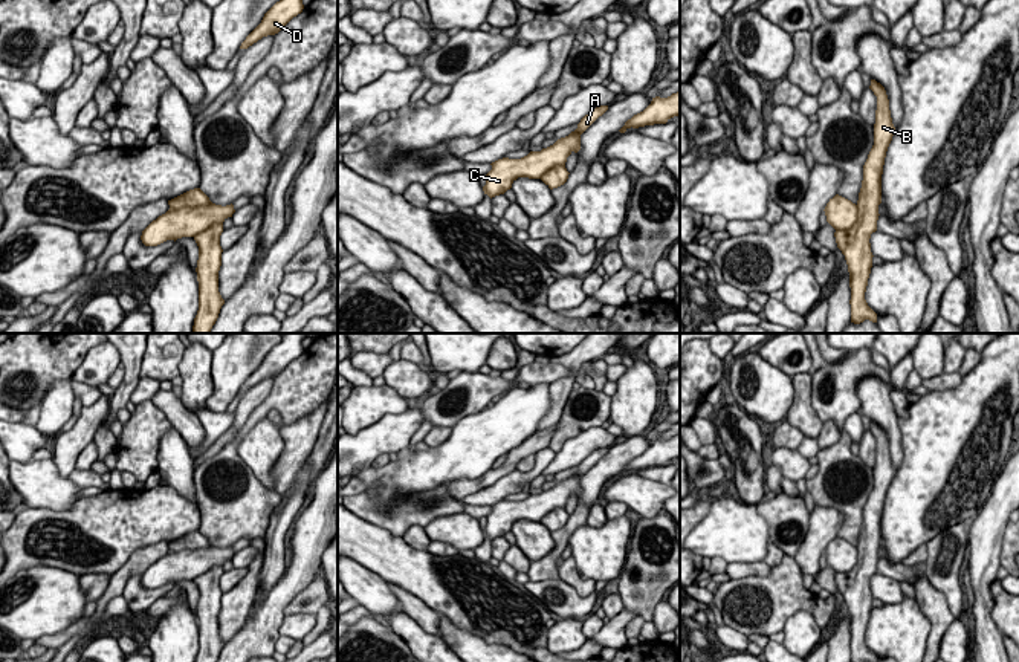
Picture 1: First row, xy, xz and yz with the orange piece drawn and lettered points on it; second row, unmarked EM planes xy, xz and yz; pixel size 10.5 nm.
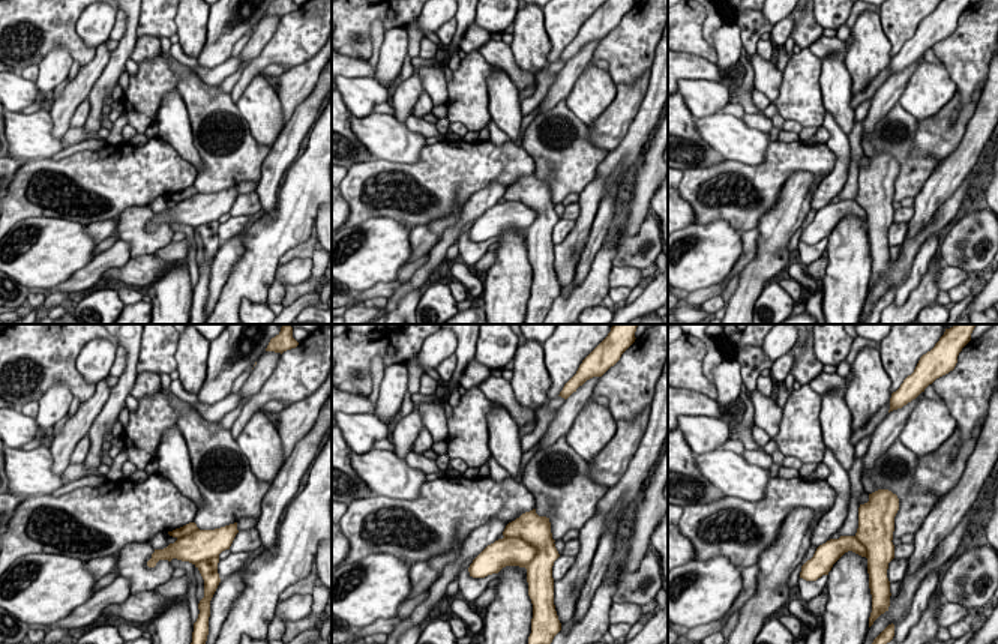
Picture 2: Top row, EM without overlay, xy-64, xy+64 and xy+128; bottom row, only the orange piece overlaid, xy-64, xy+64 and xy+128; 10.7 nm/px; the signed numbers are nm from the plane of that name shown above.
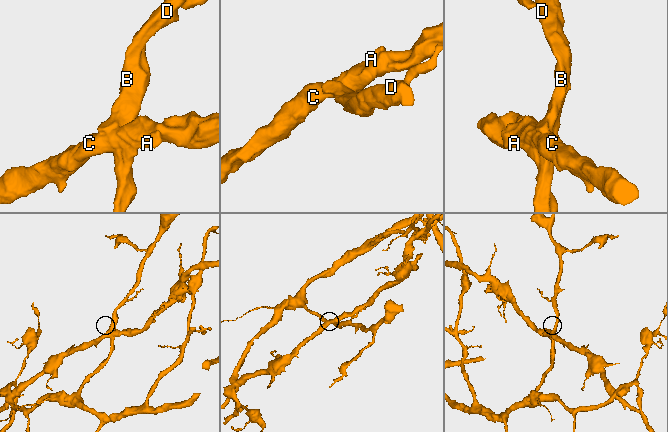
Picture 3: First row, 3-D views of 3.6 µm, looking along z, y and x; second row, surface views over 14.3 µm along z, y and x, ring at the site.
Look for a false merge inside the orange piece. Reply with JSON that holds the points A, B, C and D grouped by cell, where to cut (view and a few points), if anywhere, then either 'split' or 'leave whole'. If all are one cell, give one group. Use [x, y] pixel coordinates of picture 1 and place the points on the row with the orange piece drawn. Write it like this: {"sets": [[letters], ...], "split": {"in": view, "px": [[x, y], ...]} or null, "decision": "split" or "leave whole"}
{"sets": [["A", "B", "D"], ["C"]], "split": {"in": "xy", "px": [[211, 202], [202, 207], [170, 210]]}, "decision": "split"}

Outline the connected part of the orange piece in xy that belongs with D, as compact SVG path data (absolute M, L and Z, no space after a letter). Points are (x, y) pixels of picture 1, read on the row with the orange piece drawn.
M280 0L263 17L261 23L246 37L240 49L247 49L267 35L278 34L304 9L302 0Z

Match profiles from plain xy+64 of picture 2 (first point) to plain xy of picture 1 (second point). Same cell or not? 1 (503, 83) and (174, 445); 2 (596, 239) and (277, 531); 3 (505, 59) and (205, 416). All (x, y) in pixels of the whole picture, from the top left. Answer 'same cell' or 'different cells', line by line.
1: same cell
2: same cell
3: different cells

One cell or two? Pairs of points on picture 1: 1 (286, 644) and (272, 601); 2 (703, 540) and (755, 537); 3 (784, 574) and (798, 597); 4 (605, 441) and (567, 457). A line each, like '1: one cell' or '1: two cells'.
1: two cells
2: one cell
3: one cell
4: one cell

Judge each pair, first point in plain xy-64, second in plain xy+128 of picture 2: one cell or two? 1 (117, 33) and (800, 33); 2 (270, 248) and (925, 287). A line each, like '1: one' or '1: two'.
1: two
2: one

